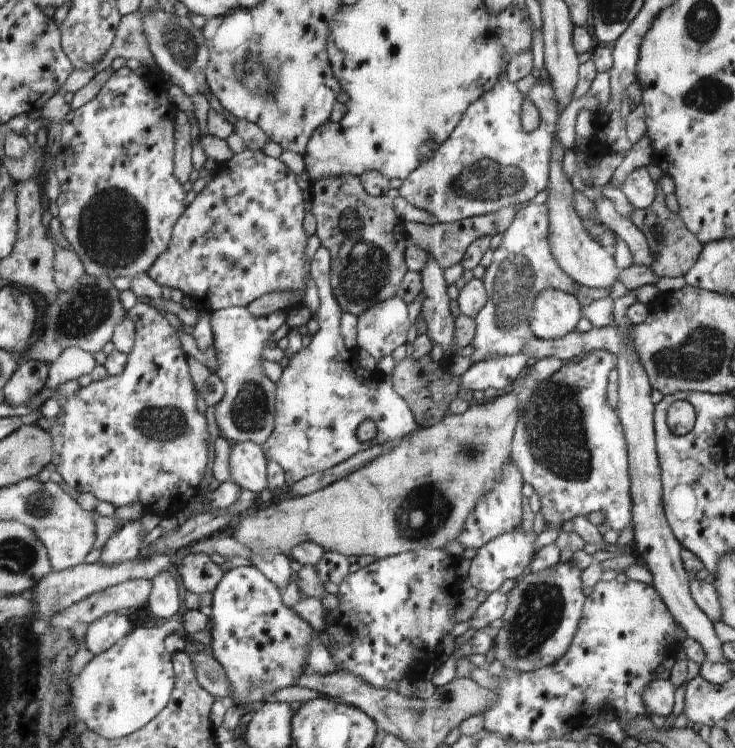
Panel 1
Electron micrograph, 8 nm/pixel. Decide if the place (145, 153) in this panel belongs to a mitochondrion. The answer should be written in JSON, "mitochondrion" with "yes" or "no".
{"mitochondrion":"no"}

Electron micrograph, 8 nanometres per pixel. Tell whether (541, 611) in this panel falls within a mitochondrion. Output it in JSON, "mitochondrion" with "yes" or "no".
{"mitochondrion":"yes"}

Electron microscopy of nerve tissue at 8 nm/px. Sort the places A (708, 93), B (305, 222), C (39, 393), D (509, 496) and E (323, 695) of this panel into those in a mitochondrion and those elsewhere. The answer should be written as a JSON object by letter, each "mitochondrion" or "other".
{"A":"mitochondrion","B":"other","C":"other","D":"other","E":"other"}

